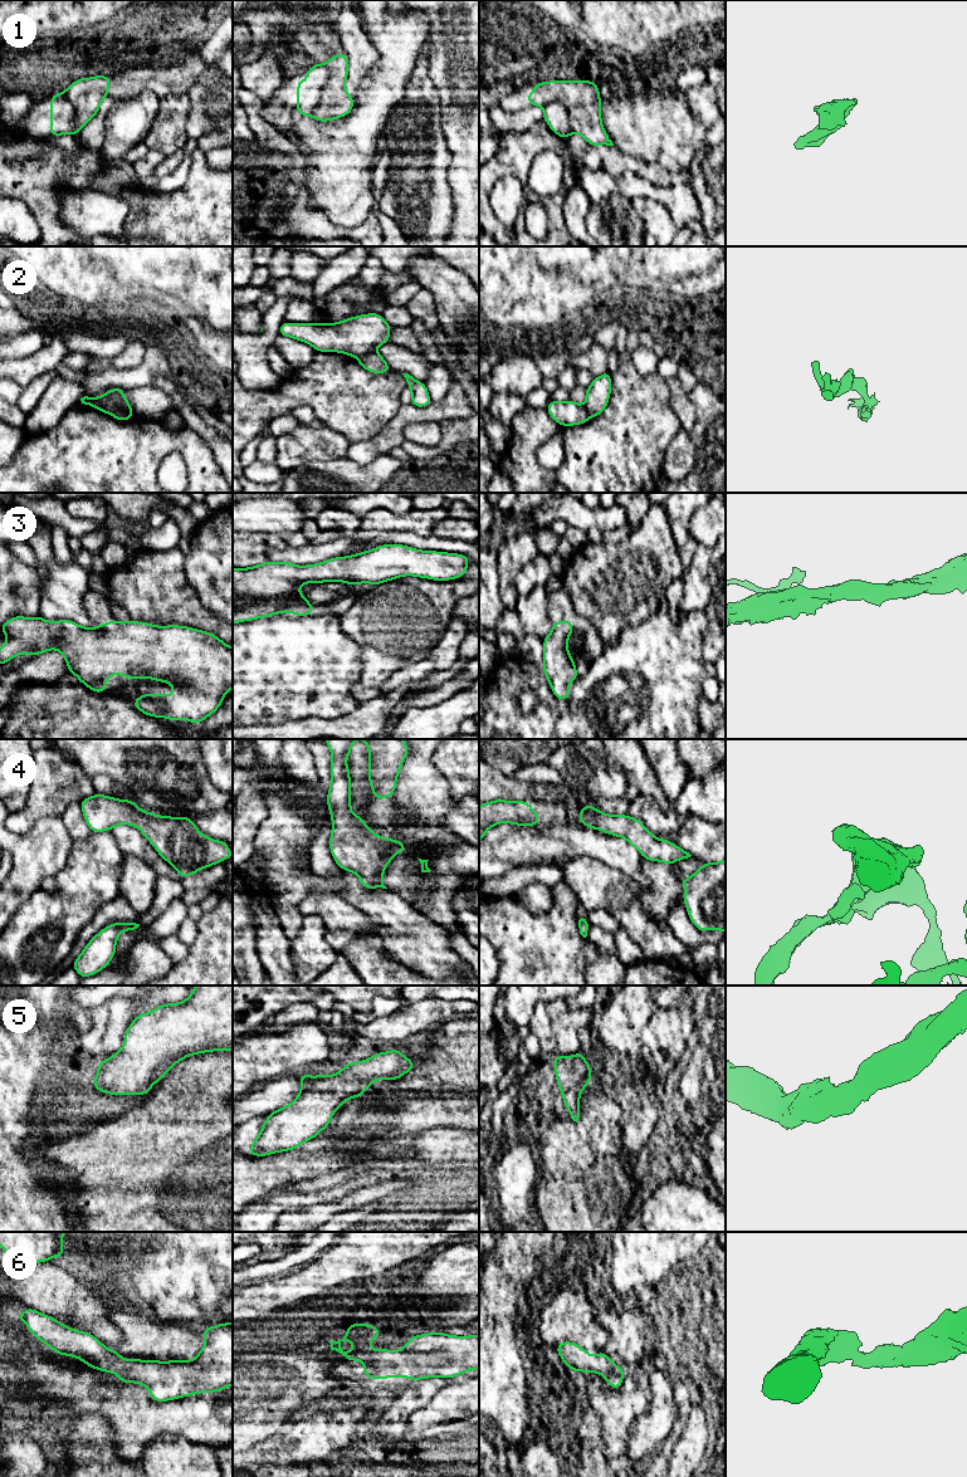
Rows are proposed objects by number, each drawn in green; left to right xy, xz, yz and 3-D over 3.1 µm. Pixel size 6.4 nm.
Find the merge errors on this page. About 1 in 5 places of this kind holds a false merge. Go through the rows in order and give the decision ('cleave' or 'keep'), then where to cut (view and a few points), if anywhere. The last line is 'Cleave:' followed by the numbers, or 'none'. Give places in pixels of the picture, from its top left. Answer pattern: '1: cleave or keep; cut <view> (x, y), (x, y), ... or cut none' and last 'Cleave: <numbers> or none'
1: cleave; cut xz (325, 64), (328, 69), (328, 79), (311, 116)
2: cleave; cut xy (102, 396), (132, 416)
3: keep; cut none
4: keep; cut none
5: keep; cut none
6: keep; cut none
Cleave: 1, 2

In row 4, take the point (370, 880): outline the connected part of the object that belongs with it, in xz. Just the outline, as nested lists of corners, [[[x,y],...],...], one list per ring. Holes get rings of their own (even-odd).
[[[324,739],[332,755],[331,786],[327,793],[327,804],[332,818],[329,850],[340,869],[357,874],[360,882],[366,889],[387,889],[384,882],[385,867],[396,854],[405,852],[406,843],[376,835],[365,823],[365,818],[355,816],[351,810],[351,777],[346,759],[350,757],[352,745],[358,739]]]

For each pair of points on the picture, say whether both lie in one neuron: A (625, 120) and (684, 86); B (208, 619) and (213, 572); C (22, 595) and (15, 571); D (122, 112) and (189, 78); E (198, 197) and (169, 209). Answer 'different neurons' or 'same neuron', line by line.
A: different neurons
B: different neurons
C: same neuron
D: different neurons
E: same neuron

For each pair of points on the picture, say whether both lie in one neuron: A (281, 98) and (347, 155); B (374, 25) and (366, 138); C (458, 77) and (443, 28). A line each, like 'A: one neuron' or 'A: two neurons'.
A: one neuron
B: one neuron
C: one neuron

